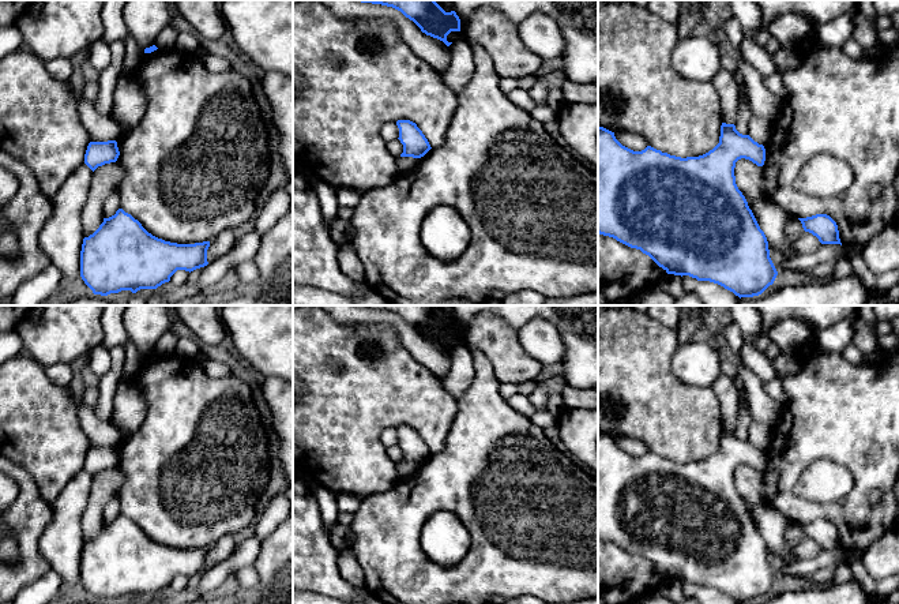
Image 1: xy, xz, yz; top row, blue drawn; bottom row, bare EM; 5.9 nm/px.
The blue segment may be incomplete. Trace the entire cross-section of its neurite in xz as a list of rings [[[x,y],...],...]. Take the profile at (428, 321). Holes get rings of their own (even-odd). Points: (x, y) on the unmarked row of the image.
[[[356,305],[361,308],[381,309],[400,316],[406,323],[413,326],[422,338],[443,346],[447,352],[452,348],[447,346],[451,337],[460,337],[460,324],[455,316],[445,318],[435,305]]]

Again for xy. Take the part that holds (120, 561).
[[[119,514],[114,521],[104,524],[99,533],[83,544],[80,556],[80,582],[94,600],[108,601],[121,596],[136,599],[140,594],[157,594],[177,575],[193,577],[204,573],[210,547],[177,549],[148,539],[131,519]]]

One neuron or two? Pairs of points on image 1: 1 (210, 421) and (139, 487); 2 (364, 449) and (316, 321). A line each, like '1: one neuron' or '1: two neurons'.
1: one neuron
2: one neuron

